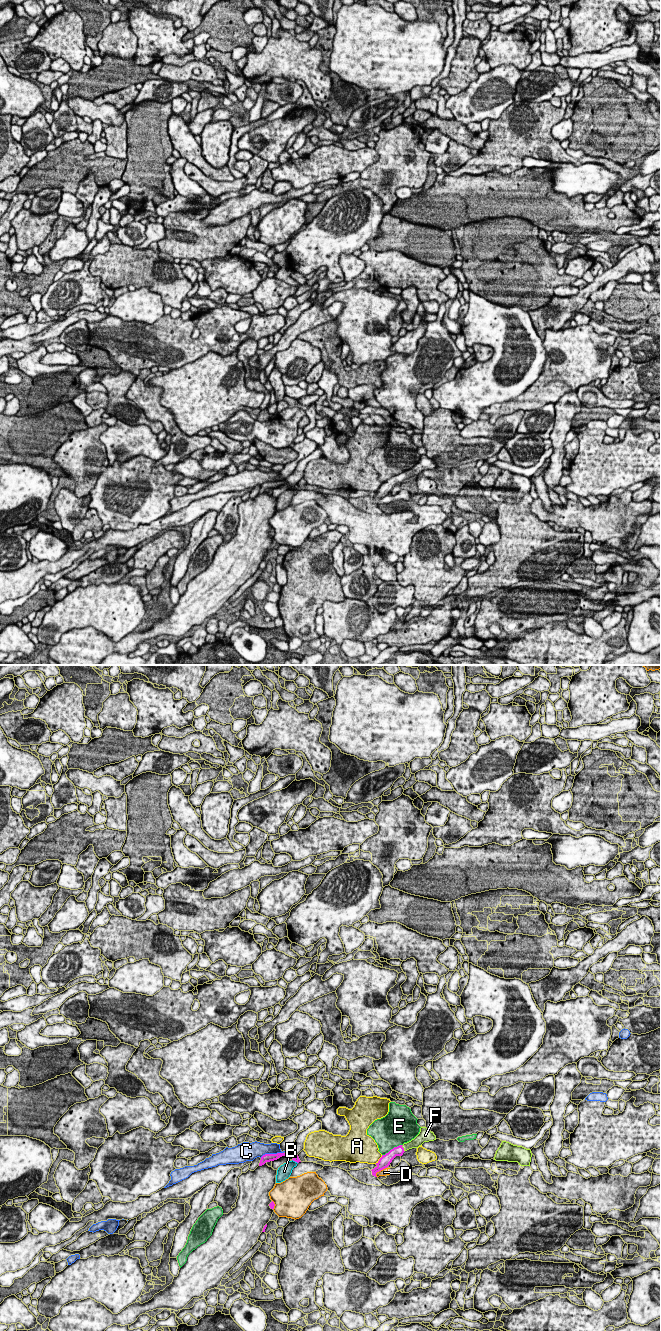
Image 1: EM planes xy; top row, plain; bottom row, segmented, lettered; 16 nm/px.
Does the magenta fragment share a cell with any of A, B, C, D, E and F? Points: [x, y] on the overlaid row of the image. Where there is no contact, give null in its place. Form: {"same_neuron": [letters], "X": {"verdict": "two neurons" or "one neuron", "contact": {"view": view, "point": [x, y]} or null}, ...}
{"same_neuron": ["F"], "A": {"verdict": "two neurons", "contact": {"view": "xy", "point": [379, 1159]}}, "B": {"verdict": "two neurons", "contact": {"view": "xy", "point": [295, 1161]}}, "C": {"verdict": "two neurons", "contact": {"view": "xy", "point": [271, 1154]}}, "D": {"verdict": "two neurons", "contact": {"view": "xy", "point": [380, 1170]}}, "E": {"verdict": "two neurons", "contact": {"view": "xy", "point": [393, 1148]}}, "F": {"verdict": "one neuron", "contact": {"view": "xy", "point": [403, 1148]}}}

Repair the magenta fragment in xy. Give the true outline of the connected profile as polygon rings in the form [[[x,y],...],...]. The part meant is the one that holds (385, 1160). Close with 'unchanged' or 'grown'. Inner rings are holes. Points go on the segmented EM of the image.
[[[421,1127],[419,1134],[414,1139],[407,1143],[404,1143],[403,1145],[394,1147],[388,1153],[382,1155],[382,1157],[376,1163],[377,1166],[371,1170],[372,1175],[377,1177],[376,1173],[387,1168],[396,1156],[402,1156],[405,1151],[412,1148],[418,1148],[424,1142],[434,1140],[436,1140],[436,1136],[434,1135],[434,1133],[428,1130],[426,1127]]] | grown

